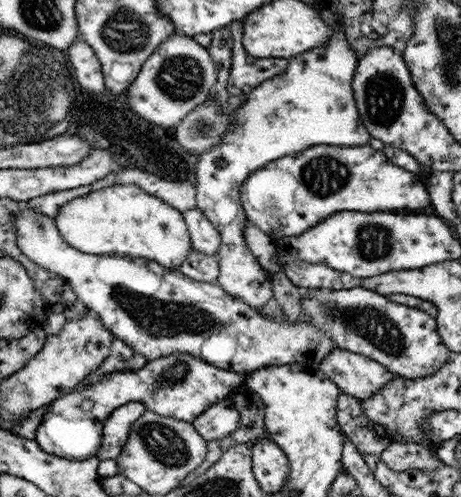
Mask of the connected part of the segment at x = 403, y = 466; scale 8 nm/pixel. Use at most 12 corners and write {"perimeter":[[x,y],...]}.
{"perimeter":[[391,442],[378,457],[393,473],[433,471],[433,447]]}

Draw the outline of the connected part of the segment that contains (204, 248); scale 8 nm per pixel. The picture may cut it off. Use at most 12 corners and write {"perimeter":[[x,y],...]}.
{"perimeter":[[195,208],[183,211],[190,248],[216,256],[220,238]]}

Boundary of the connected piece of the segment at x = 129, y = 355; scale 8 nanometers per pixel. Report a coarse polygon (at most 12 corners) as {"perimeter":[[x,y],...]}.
{"perimeter":[[113,340],[105,360],[93,370],[95,383],[111,372],[133,371],[147,364],[121,340]]}

